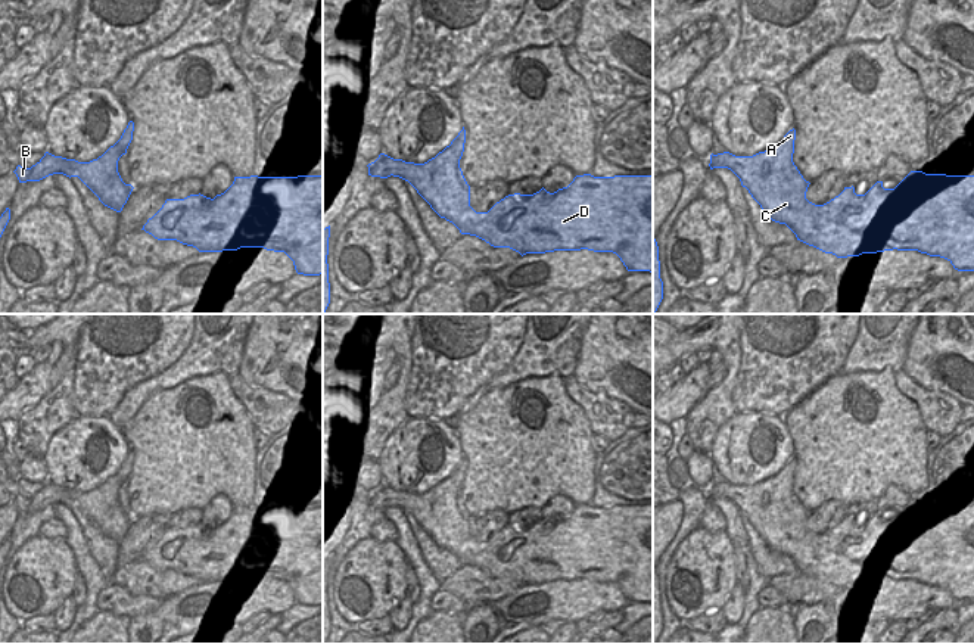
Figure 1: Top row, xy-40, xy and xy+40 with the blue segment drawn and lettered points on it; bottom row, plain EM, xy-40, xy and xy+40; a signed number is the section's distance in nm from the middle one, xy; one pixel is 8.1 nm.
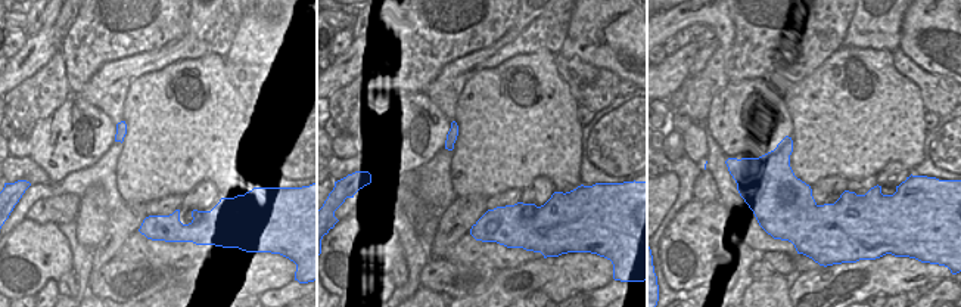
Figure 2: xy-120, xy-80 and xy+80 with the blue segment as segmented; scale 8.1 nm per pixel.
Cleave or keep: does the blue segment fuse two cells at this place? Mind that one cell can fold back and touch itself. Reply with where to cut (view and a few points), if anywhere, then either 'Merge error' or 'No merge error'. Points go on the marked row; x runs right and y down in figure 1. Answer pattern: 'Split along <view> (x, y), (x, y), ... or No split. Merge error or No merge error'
No split. No merge error

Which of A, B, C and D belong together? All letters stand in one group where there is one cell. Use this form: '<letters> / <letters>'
A B C D

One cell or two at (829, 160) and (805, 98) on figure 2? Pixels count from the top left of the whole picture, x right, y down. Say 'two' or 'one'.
one

